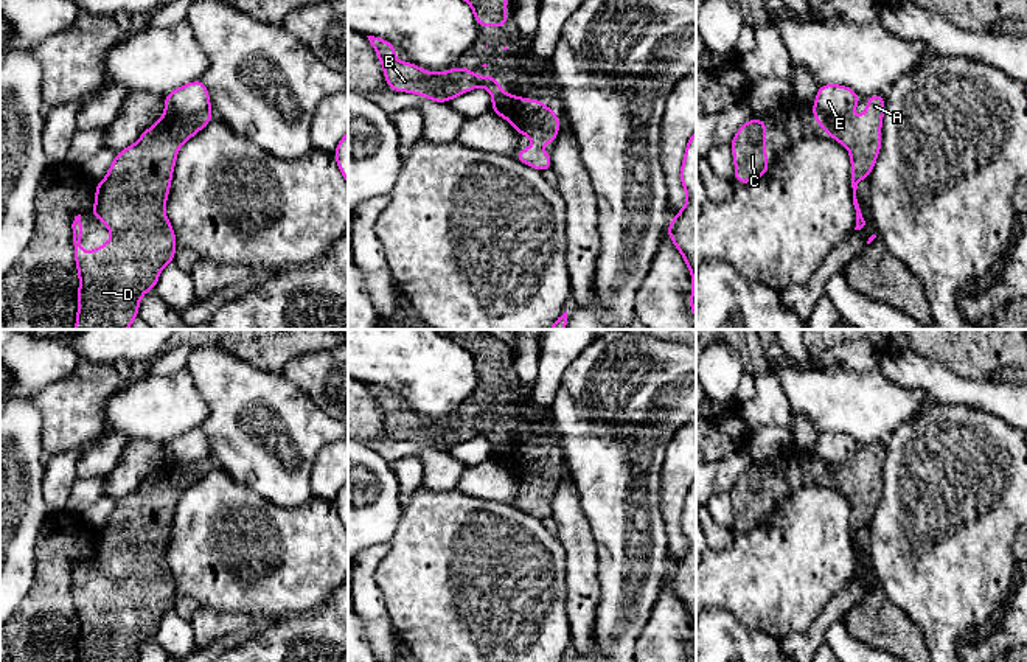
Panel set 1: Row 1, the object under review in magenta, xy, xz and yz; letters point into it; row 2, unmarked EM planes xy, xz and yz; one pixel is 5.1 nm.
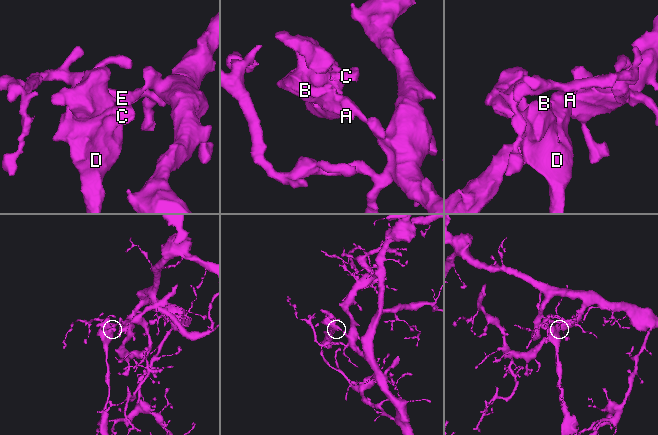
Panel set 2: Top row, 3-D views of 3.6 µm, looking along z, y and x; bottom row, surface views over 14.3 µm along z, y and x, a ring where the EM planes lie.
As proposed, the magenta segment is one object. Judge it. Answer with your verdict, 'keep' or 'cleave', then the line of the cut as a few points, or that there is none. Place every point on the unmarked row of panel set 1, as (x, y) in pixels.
cleave; cut xy (167, 460), (179, 463), (210, 462)

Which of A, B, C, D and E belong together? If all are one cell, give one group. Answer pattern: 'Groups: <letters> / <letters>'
Groups: A B C D / E

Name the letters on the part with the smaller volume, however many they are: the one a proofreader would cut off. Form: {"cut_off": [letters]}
{"cut_off": ["A", "B", "C", "D"]}

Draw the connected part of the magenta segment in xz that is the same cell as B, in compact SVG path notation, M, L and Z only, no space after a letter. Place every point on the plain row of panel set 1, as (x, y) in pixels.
M367 384L376 398L388 435L393 440L423 443L437 451L466 441L475 435L486 435L493 444L491 458L507 466L519 483L530 483L534 496L517 497L516 507L538 519L552 516L552 502L542 500L541 490L553 493L558 486L559 465L548 458L541 465L531 465L533 449L505 441L496 424L474 424L472 416L451 416L444 421L421 418L413 410L396 410L395 393L381 385Z

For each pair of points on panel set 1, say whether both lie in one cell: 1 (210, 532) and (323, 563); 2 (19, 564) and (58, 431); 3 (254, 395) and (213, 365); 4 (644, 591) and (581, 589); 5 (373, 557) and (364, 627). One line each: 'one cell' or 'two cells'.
1: one cell
2: two cells
3: one cell
4: two cells
5: one cell

